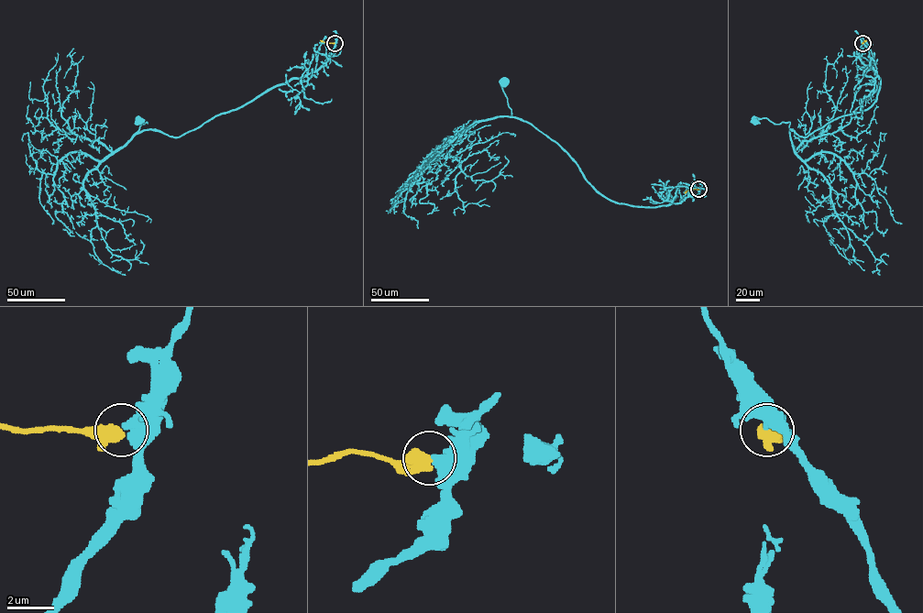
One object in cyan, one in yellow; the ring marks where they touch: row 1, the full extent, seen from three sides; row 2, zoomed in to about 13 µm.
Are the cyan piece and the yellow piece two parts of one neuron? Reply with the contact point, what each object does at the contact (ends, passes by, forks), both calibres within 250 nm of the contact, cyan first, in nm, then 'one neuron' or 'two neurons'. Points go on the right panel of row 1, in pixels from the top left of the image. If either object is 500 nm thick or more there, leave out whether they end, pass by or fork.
at (862, 43); 480 nm thick on the cyan side, 600 nm on the other; two neurons

